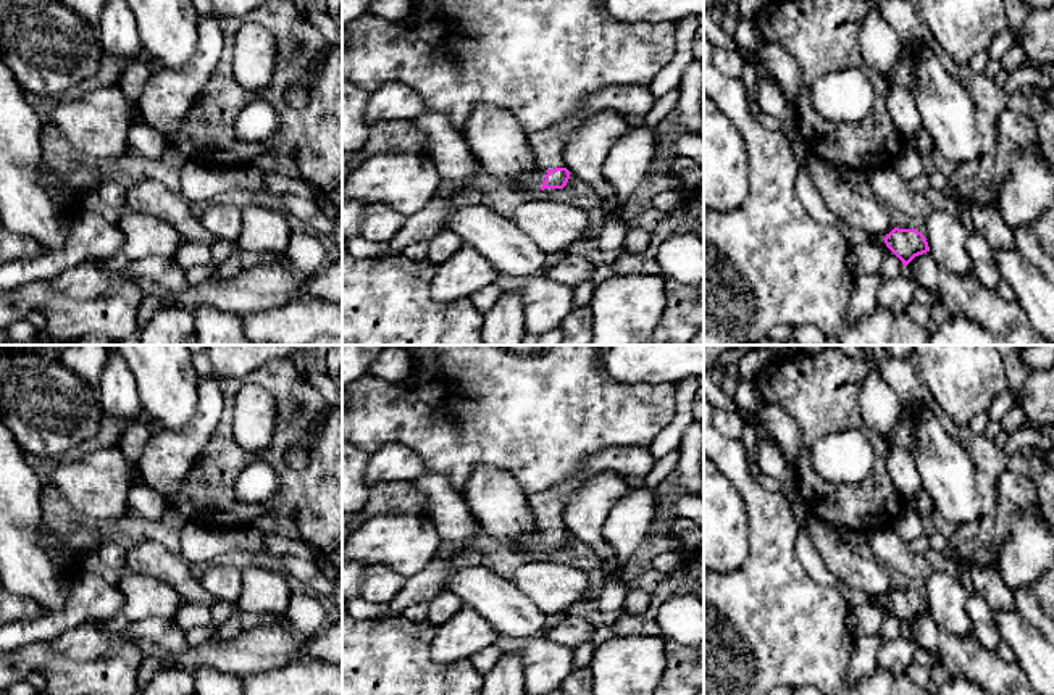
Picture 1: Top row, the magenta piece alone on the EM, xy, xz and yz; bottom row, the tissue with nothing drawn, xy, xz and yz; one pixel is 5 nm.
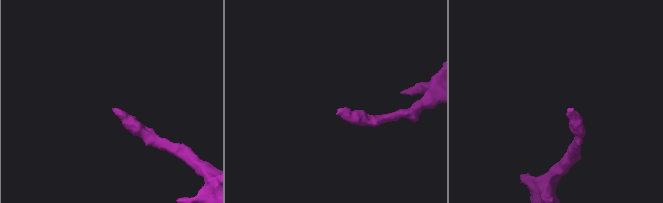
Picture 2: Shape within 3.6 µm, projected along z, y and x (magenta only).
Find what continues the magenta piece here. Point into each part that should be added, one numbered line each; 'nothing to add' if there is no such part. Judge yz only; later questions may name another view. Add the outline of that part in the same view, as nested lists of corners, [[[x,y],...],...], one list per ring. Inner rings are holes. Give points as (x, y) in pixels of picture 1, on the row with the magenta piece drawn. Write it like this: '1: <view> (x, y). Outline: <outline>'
1: yz (769, 97). Outline: [[[763,61],[752,65],[757,73],[757,94],[755,103],[760,111],[768,113],[775,118],[780,118],[784,123],[783,134],[791,140],[793,150],[796,153],[799,163],[799,174],[796,181],[796,194],[805,211],[820,224],[838,226],[841,229],[843,237],[849,243],[849,247],[868,243],[873,239],[885,240],[885,234],[872,235],[859,227],[849,226],[839,221],[823,202],[820,192],[817,190],[809,169],[807,169],[807,156],[809,150],[805,142],[796,132],[796,110],[789,110],[786,100],[781,94],[781,89],[775,77],[767,71]]]

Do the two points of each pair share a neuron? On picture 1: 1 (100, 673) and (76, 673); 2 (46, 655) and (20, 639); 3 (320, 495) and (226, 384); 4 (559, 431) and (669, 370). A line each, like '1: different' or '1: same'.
1: same
2: different
3: same
4: different

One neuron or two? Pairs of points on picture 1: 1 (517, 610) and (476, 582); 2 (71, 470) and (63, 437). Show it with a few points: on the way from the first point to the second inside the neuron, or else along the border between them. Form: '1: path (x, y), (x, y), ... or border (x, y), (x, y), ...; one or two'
1: path (507, 610), (486, 592); one
2: border (66, 455), (58, 460); two

